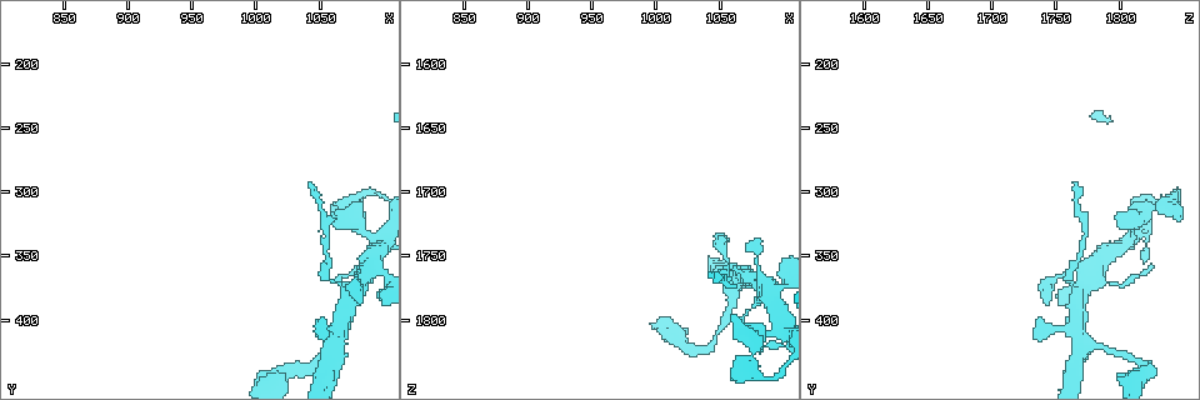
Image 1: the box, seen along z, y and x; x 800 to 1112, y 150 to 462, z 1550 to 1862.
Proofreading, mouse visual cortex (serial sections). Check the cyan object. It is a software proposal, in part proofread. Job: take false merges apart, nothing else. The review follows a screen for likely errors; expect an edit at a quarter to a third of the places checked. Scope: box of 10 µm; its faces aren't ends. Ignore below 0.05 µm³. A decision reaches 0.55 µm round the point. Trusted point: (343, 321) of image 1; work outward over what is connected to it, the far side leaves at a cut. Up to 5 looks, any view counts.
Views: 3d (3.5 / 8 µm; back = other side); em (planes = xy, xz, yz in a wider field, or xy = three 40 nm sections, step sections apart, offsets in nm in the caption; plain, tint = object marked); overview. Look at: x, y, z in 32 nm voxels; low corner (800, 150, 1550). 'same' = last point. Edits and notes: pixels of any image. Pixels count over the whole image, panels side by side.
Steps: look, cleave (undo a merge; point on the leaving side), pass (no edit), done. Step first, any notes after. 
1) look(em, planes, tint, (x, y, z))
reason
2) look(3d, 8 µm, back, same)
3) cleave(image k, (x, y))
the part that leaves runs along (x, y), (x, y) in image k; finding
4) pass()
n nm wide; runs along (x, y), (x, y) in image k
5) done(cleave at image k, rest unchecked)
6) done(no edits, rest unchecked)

look(3d, 8 µm, (1056, 368, 1760))
narrows sharply

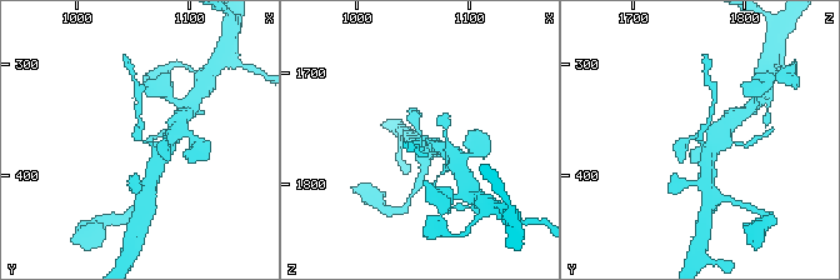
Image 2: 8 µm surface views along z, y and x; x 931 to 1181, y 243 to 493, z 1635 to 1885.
look(em, planes, tint, same)
need the tissue

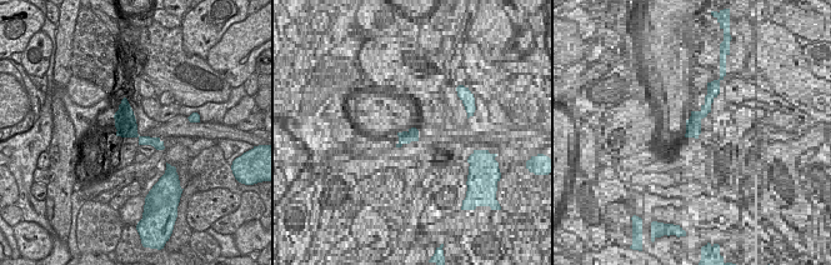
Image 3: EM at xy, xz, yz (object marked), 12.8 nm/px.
cleave(image 2, (138, 108))
the part that leaves runs along (141, 138), (138, 131), (139, 88) in image 2; two cells meet here

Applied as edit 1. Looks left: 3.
look(3d, 3.5 µm, (1078, 324, 1812))

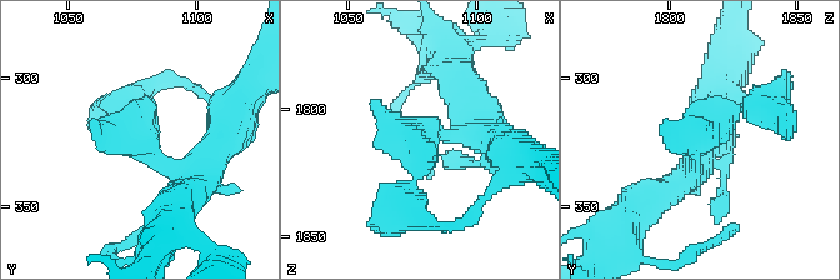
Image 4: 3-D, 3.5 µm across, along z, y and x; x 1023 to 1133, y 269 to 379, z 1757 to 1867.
look(em, xy, step 2, tint, (1076, 323, 1814))
need the tissue

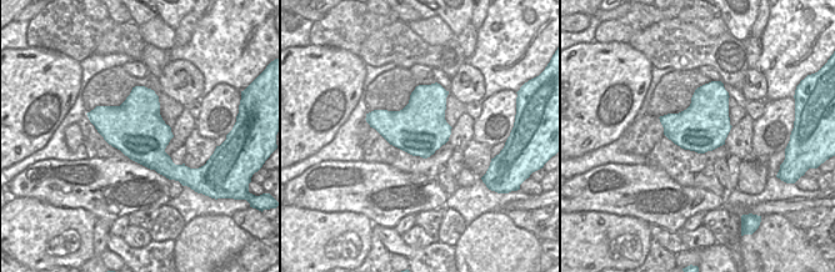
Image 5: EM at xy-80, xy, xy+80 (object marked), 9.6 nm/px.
pass()
runs along (676, 188), (728, 110), (770, 106) in image 4; continuous, no second cell

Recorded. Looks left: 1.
done(cleave at image 2, rest unchecked)

